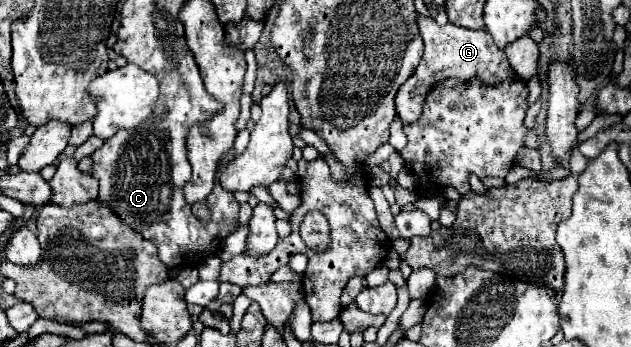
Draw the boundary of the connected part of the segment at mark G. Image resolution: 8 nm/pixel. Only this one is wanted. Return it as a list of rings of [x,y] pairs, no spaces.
[[[418,16],[418,28],[420,28],[420,36],[424,40],[424,56],[422,56],[422,62],[418,64],[414,76],[402,84],[402,88],[398,90],[398,96],[396,96],[396,114],[400,116],[400,120],[404,124],[410,124],[412,120],[420,118],[420,108],[424,104],[424,96],[428,94],[426,90],[432,88],[442,78],[456,76],[456,78],[468,80],[468,78],[478,76],[486,84],[498,84],[498,82],[504,82],[514,76],[512,68],[508,66],[506,54],[492,42],[492,36],[488,30],[472,32],[472,30],[464,30],[454,24],[438,26],[432,18],[424,18],[424,16]]]

